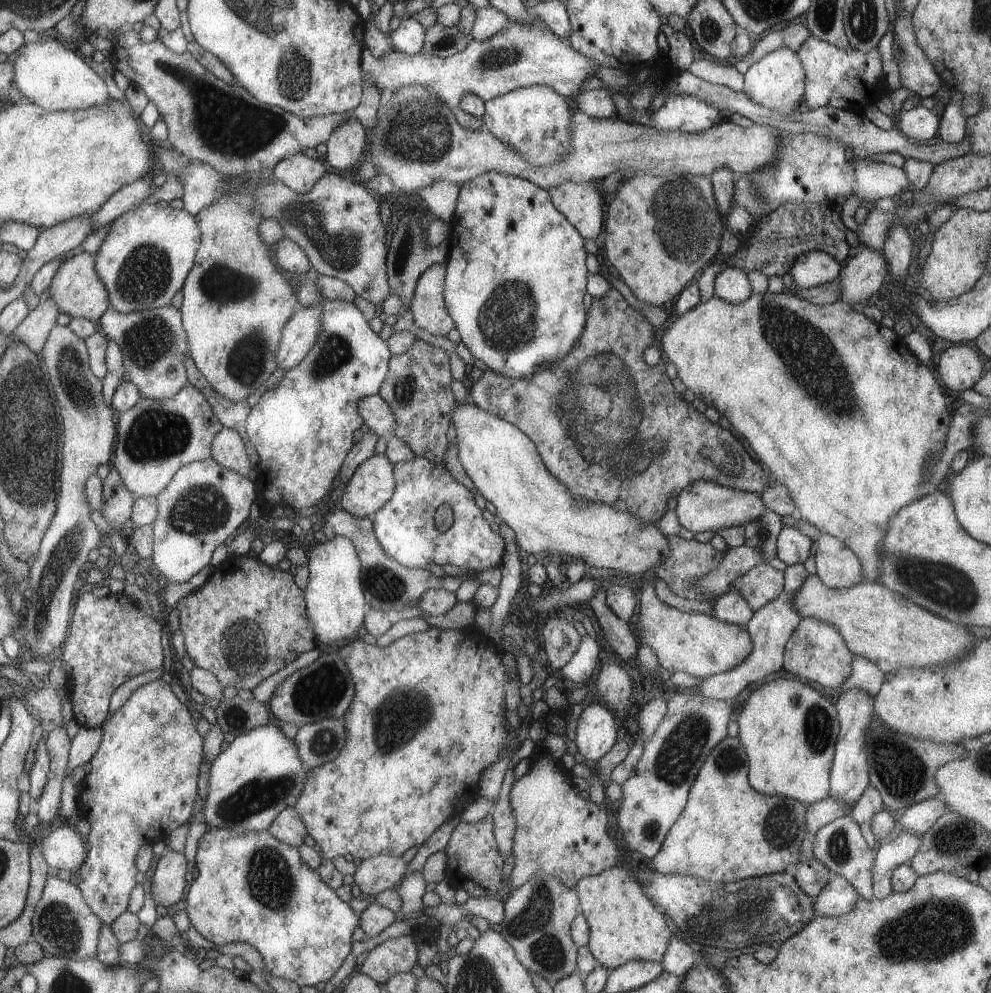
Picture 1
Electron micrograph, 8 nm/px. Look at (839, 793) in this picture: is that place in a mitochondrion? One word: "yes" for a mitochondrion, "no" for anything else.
no

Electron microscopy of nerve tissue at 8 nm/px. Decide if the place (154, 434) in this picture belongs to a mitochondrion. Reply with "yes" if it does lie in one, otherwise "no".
yes

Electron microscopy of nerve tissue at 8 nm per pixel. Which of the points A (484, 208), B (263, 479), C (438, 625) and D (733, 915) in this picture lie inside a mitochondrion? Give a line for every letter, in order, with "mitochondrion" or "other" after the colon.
A: other
B: other
C: other
D: mitochondrion

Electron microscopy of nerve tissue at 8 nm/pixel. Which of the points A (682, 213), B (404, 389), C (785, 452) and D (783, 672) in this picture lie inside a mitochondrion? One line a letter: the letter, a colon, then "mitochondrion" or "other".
A: mitochondrion
B: mitochondrion
C: other
D: other

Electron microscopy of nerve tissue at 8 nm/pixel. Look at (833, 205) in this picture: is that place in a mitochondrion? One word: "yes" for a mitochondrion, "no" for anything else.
no

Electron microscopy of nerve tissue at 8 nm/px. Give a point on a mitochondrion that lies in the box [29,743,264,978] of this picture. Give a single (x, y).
(60, 925)

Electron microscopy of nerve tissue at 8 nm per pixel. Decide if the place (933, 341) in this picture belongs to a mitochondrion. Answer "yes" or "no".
no

